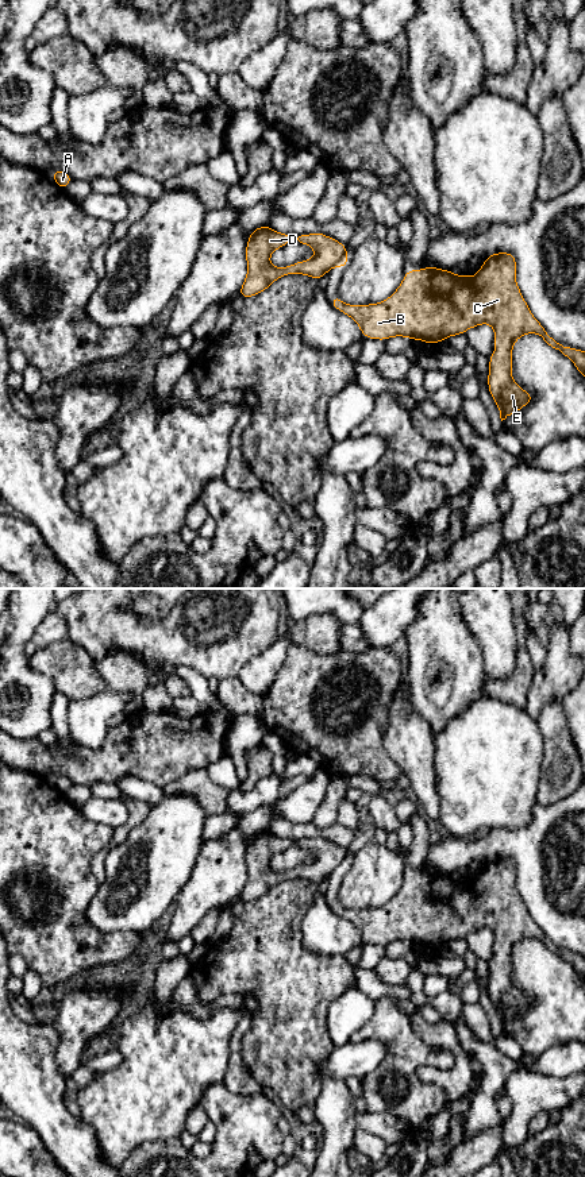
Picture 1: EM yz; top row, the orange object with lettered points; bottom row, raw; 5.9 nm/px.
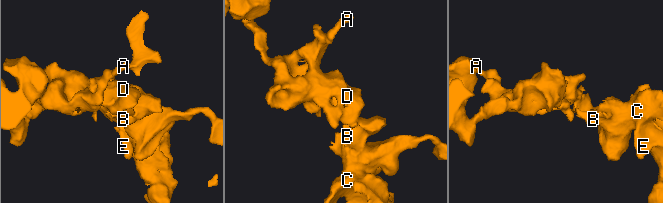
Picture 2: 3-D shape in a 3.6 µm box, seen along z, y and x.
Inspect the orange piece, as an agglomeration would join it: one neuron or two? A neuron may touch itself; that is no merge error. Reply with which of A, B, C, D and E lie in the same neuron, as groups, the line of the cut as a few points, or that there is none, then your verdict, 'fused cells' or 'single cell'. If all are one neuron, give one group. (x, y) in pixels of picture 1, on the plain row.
groups A D / B C E; cut yz (345, 856), (333, 871); fused cells

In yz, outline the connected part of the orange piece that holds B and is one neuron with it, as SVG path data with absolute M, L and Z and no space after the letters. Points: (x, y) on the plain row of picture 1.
M511 857L489 858L477 875L478 880L459 881L455 877L434 871L422 875L407 875L401 889L386 904L369 910L349 910L339 900L330 903L330 908L350 921L367 943L388 945L393 941L419 943L435 950L454 939L463 939L469 933L490 929L494 934L496 957L489 961L488 992L493 1006L499 1010L501 1026L534 1006L534 1000L524 996L512 983L512 952L526 938L536 938L543 945L569 962L577 976L585 983L585 956L557 948L543 930L532 921L516 888L516 863Z

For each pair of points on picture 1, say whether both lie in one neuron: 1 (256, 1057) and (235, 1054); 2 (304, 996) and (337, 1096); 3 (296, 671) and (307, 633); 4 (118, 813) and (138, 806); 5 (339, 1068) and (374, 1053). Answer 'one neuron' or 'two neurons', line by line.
1: two neurons
2: two neurons
3: two neurons
4: two neurons
5: one neuron

